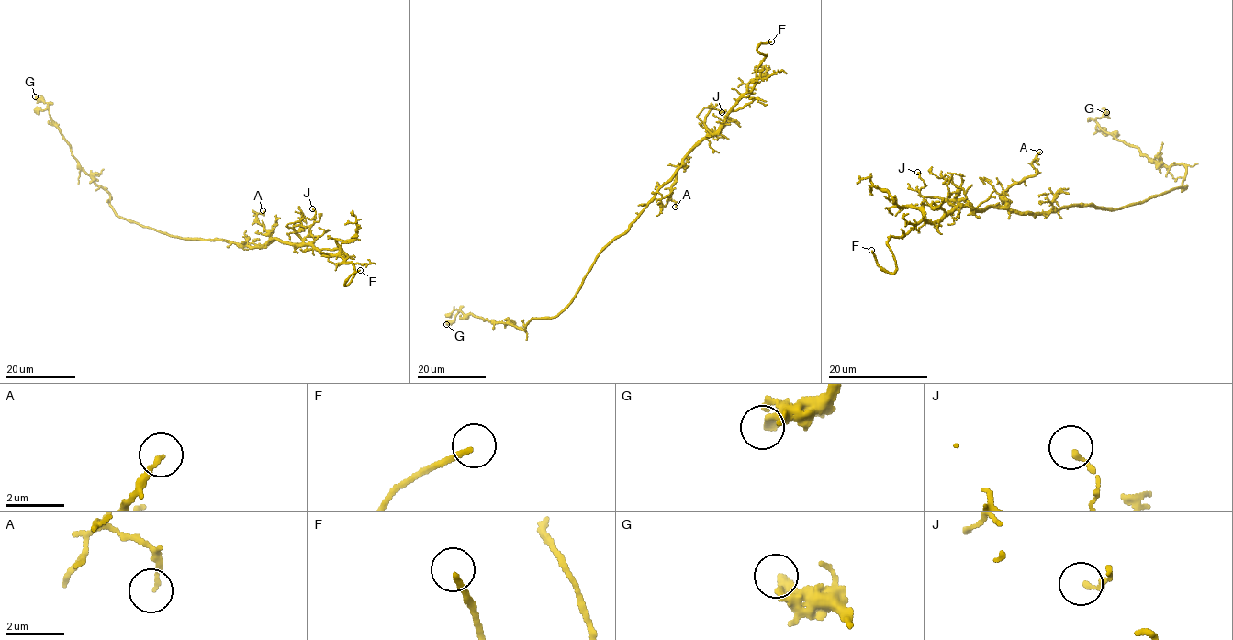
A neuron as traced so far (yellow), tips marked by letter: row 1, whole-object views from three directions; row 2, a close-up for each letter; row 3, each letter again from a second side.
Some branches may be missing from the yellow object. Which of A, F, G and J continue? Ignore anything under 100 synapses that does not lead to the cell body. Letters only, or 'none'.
F

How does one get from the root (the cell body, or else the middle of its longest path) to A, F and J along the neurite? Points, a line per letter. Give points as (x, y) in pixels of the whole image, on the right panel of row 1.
A: (1094, 205), (1070, 204), (1038, 214), (1023, 214), (1010, 208), (1001, 195), (1036, 174), (1032, 162), (1039, 151)
F: (1094, 205), (1024, 214), (993, 204), (981, 208), (963, 206), (889, 238), (893, 273), (883, 271), (871, 250)
J: (1094, 205), (1024, 214), (993, 204), (971, 208), (961, 199), (922, 196), (924, 184), (917, 172)

